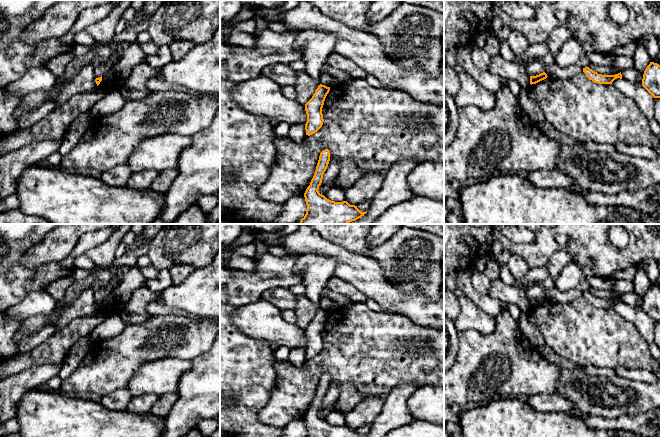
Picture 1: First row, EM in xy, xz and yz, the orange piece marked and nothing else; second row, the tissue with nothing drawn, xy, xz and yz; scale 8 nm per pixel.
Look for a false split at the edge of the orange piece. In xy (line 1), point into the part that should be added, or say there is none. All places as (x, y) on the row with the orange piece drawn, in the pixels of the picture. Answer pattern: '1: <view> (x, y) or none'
1: none

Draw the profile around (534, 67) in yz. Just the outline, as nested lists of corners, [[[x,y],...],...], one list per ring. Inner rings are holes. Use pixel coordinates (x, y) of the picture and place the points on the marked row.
[[[531,60],[526,66],[526,72],[529,76],[536,76],[544,72],[545,65],[537,60]]]

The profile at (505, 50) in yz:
[[[507,40],[500,41],[500,54],[505,60],[517,62],[516,55],[511,50]]]

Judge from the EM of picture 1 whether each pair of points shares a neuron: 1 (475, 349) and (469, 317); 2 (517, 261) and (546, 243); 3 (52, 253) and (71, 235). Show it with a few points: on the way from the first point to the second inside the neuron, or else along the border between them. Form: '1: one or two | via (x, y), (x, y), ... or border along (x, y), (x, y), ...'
1: two | border along (495, 324), (486, 334), (459, 333)
2: two | border along (511, 253), (518, 254), (529, 268)
3: one | via (54, 248), (66, 236)

